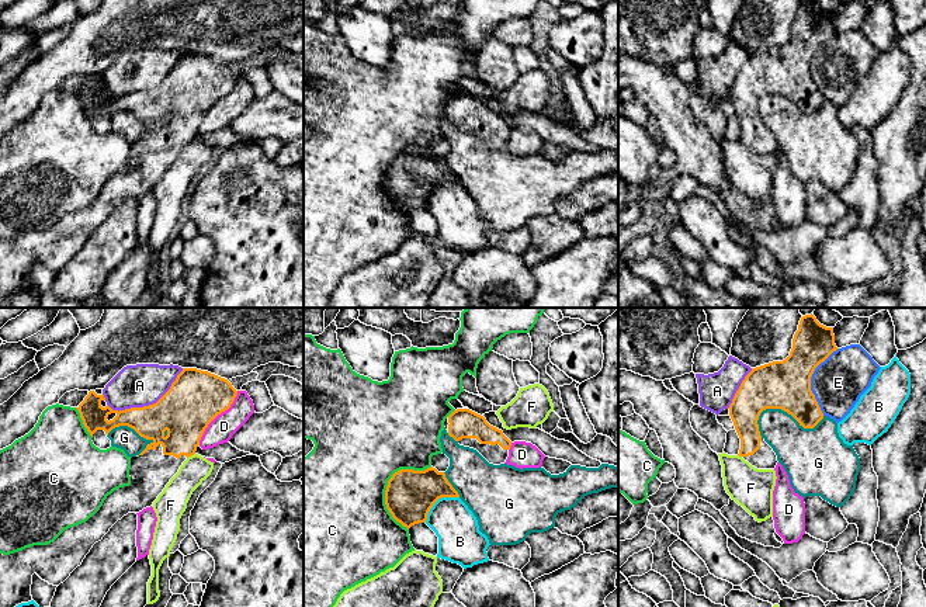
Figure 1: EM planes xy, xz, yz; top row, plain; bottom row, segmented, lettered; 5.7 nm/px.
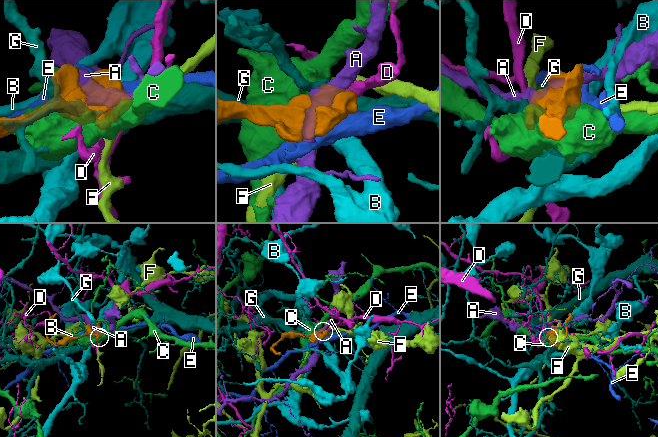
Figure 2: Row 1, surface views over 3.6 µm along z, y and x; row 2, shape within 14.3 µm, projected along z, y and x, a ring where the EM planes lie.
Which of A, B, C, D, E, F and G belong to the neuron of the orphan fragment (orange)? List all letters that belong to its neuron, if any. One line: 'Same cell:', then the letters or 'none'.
Same cell: none

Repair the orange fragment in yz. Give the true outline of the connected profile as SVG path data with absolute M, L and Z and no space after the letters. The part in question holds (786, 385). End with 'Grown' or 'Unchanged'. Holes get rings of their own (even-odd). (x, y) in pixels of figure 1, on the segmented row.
M811 313L801 318L798 330L793 339L793 348L785 360L752 368L728 407L741 438L739 457L757 469L776 468L778 462L777 455L760 436L757 424L760 413L766 409L781 409L787 412L804 429L814 429L823 419L823 413L811 391L811 377L815 368L836 350L833 327L821 325Z. Grown

